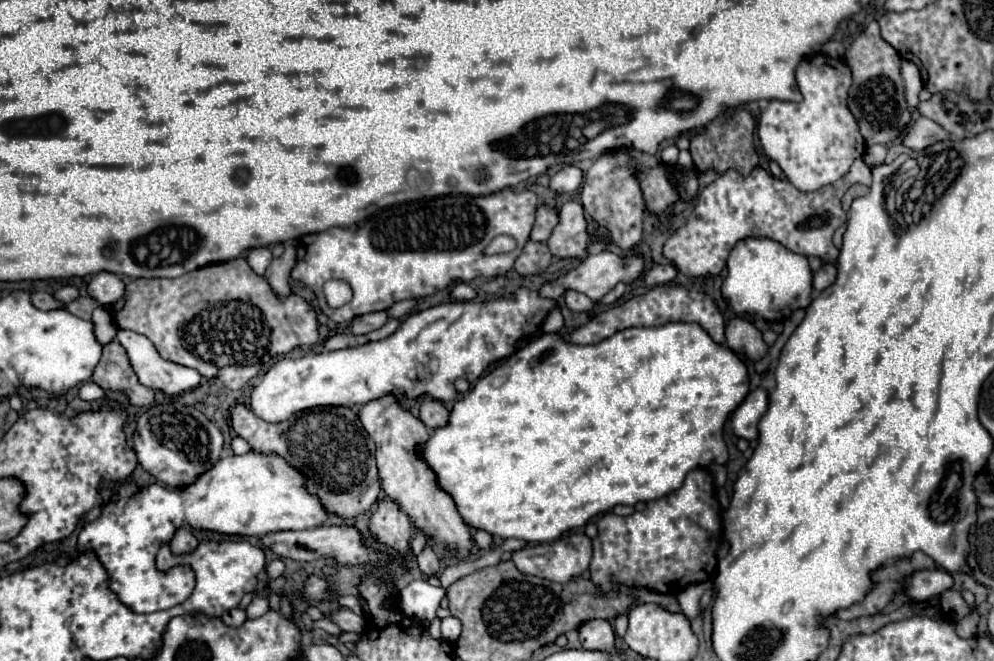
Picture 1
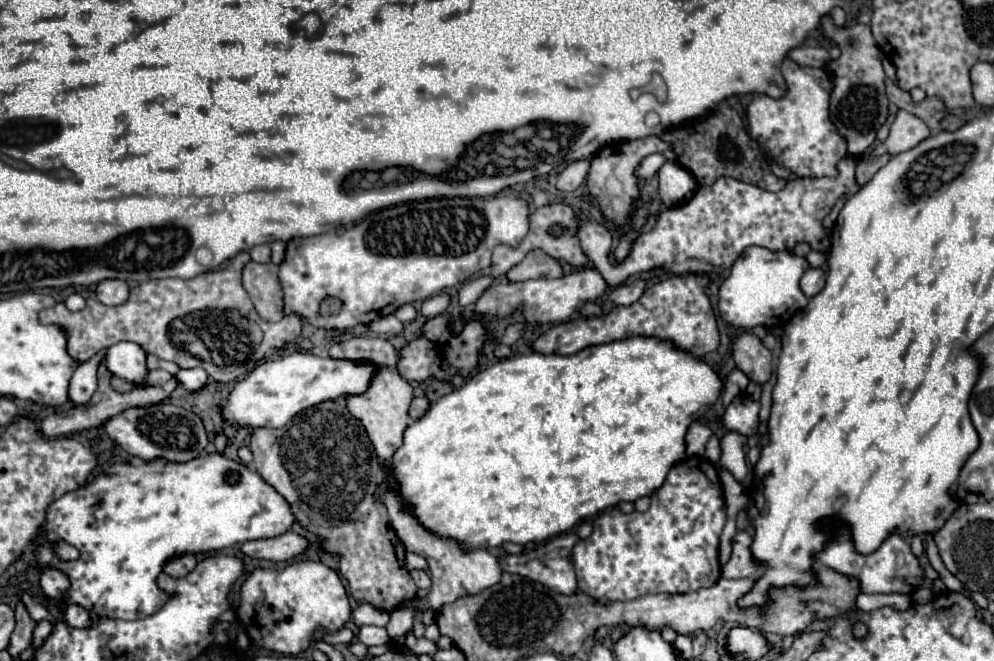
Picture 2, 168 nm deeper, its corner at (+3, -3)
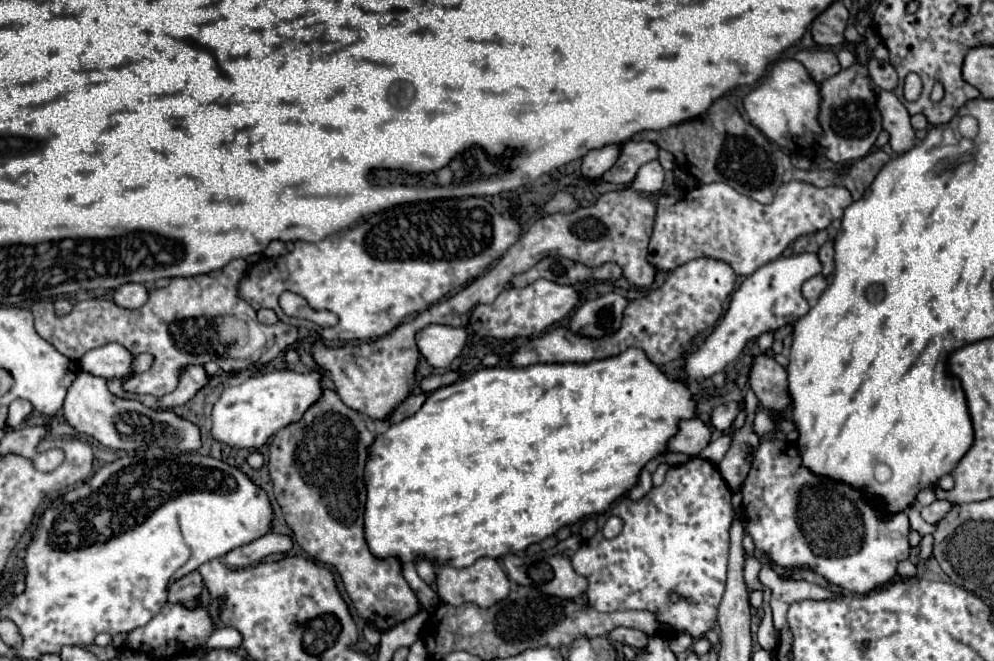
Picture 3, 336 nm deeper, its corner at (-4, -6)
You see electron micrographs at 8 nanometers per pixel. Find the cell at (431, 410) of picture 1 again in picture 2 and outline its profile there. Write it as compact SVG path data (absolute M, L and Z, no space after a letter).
M418 396L410 404L410 420L418 420L418 416L426 414L426 408L430 408L430 400L426 396Z

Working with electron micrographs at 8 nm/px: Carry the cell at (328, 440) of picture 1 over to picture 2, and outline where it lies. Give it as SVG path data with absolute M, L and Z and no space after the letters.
M342 400L322 402L318 406L306 408L284 428L256 428L250 436L254 468L288 500L296 520L310 532L324 536L326 550L340 556L340 570L348 580L350 594L358 602L368 602L380 610L392 612L402 602L412 600L418 594L418 588L406 568L406 550L390 526L386 506L378 496L378 484L382 482L384 472L378 464L374 446L364 426L348 412L346 404L338 402Z

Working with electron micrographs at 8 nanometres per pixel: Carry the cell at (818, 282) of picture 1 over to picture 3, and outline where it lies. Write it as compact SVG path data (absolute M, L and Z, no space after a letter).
M815 275L807 283L803 283L803 297L807 301L815 301L825 291L825 287L827 287L825 277L823 275Z

